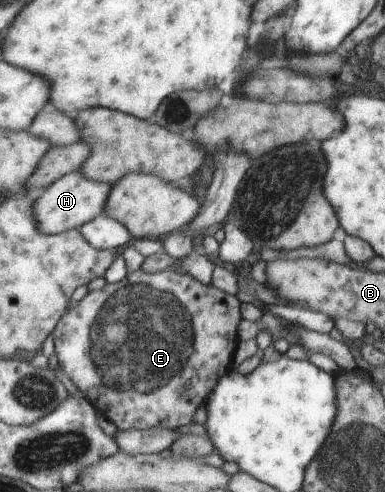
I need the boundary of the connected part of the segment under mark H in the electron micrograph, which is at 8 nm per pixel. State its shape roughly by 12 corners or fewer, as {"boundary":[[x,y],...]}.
{"boundary":[[77,170],[35,199],[37,225],[77,230],[105,211],[112,184]]}

